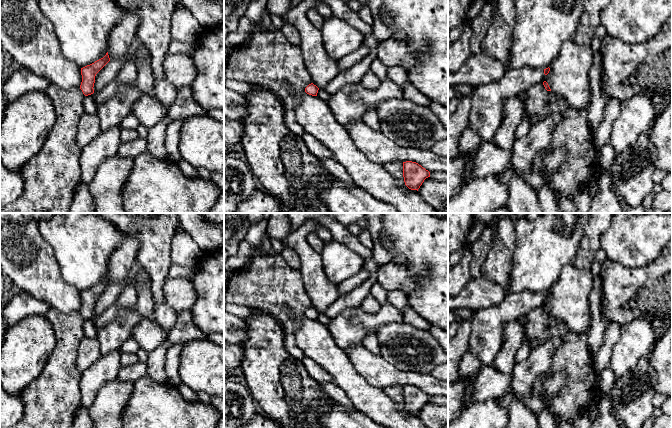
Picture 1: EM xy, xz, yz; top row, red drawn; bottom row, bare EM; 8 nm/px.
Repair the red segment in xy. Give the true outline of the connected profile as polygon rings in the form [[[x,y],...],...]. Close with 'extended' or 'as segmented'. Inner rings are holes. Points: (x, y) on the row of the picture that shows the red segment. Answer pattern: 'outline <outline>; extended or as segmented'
outline [[[108,52],[106,55],[94,63],[81,68],[82,82],[80,89],[85,96],[94,93],[94,83],[96,74],[110,61]]]; as segmented

